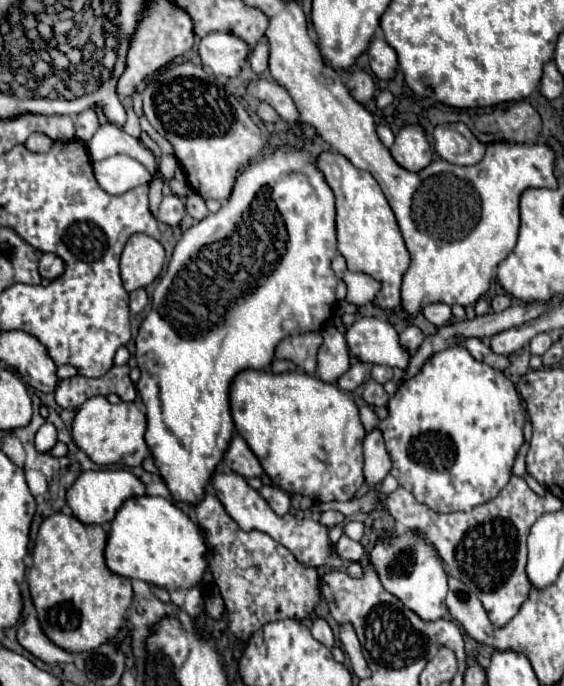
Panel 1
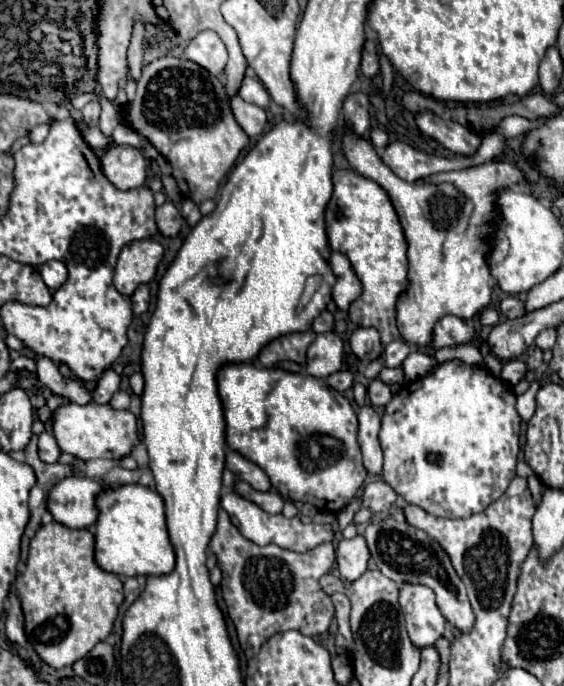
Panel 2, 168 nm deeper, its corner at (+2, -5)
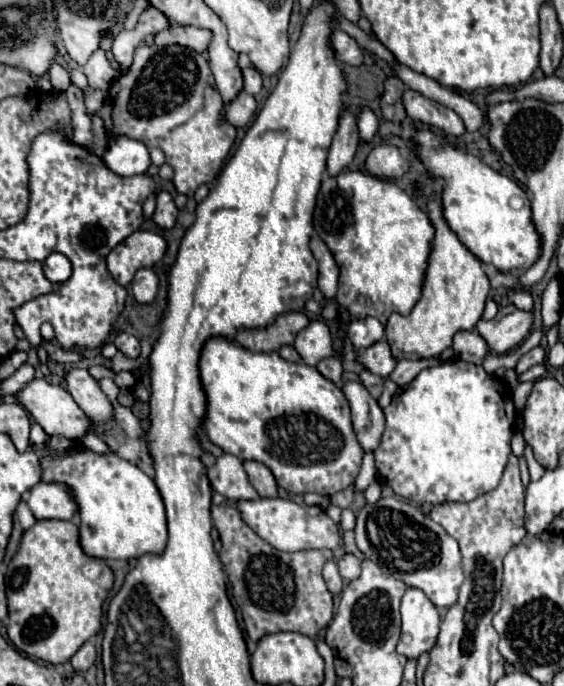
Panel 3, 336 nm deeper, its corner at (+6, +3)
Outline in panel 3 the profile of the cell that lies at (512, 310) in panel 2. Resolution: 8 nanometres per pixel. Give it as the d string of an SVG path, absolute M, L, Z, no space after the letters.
M524 290L510 292L510 298L512 298L512 304L518 306L520 310L524 310L524 312L532 312L534 310L534 302L532 302L532 296L528 292L524 292Z

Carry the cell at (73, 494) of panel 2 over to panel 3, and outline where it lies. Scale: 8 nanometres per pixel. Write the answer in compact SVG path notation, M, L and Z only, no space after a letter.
M38 482L26 494L26 504L36 520L70 520L76 514L76 504L64 484Z

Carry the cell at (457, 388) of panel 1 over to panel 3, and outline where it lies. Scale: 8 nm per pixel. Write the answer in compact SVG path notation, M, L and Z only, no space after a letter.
M450 360L422 370L394 398L386 414L386 430L380 446L374 450L380 482L388 484L394 494L416 504L470 502L498 486L510 456L510 438L514 432L516 408L510 402L508 386L486 374L482 366L462 360Z

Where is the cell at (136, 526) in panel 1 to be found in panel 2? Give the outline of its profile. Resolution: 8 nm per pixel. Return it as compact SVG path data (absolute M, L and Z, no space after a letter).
M140 484L120 486L116 490L106 490L96 498L98 506L98 520L96 520L96 562L102 570L118 574L118 576L162 576L170 574L176 564L174 548L168 538L166 530L166 516L164 516L164 502L156 490L144 488Z

